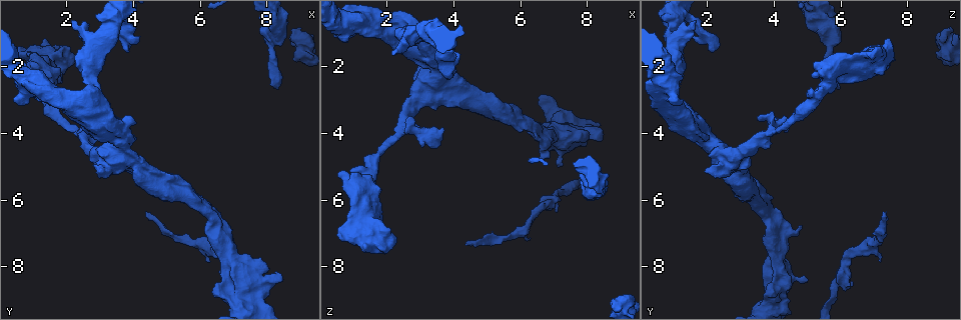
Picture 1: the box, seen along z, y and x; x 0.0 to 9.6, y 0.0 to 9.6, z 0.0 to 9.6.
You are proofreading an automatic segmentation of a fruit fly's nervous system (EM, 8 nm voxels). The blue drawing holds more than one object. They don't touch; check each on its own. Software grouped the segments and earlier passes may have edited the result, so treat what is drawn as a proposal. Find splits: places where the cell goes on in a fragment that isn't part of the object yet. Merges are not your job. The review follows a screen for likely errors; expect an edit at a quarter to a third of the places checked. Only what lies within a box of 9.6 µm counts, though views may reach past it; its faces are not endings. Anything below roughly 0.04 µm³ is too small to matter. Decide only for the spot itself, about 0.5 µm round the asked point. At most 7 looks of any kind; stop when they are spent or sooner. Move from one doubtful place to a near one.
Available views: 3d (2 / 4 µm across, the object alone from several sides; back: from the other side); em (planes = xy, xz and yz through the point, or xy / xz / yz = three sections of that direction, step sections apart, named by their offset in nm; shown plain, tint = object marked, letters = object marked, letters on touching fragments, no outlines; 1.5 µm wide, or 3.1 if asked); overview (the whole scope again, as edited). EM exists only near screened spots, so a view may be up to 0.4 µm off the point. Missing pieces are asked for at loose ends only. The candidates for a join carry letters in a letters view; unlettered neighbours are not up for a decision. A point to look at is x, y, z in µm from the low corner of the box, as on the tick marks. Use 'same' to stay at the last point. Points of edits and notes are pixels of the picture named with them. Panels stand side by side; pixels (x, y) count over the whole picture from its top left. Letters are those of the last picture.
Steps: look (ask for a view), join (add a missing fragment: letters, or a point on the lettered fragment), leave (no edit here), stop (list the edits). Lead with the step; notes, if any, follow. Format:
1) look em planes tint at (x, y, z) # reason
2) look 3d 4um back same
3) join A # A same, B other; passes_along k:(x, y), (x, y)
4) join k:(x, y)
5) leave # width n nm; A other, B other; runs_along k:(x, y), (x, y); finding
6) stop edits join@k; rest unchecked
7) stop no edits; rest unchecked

look 3d 4um at (2.15, 3.65, 1.05) # stops while still wide

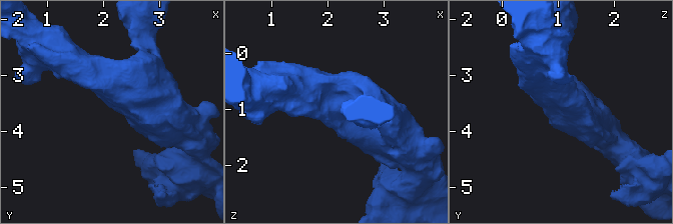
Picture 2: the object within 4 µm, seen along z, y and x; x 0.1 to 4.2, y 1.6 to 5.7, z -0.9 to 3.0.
look em planes tint at (2.20, 3.60, 1.00)

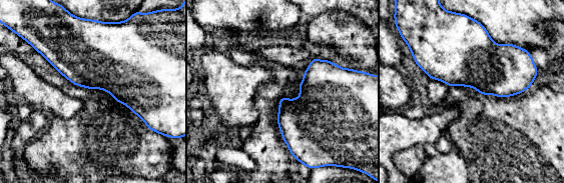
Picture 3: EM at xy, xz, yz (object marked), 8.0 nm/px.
look em planes letters same

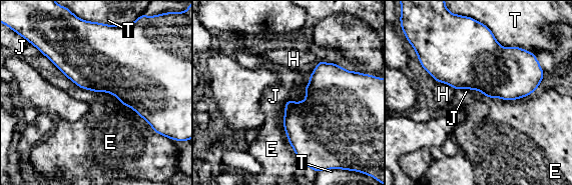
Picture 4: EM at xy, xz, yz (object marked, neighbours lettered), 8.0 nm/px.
leave # longest_contact J 550 nm; E other, H other, J other, T other; border 4:(41, 53), (78, 86), (95, 93); none of them fits

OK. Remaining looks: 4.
look 3d 2um at (4.40, 6.35, 7.25) # thin end

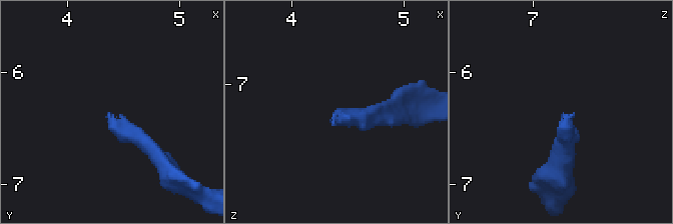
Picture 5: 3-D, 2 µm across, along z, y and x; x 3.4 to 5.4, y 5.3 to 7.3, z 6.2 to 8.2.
look em xy step 8 tint at (4.38, 6.36, 7.28) # now the EM

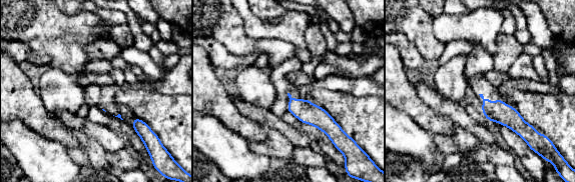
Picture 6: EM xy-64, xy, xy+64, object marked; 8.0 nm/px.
look em planes letters same # another direction

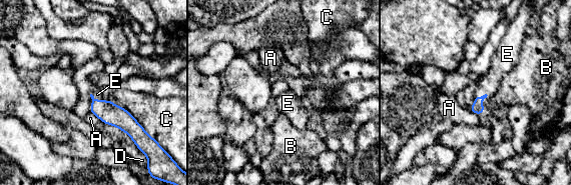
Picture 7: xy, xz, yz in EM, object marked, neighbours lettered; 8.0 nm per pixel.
join E # width 90 nm; A other, B other, C other, D other, E same; passes_along 7:(477, 108), (487, 95), (490, 83); the cell continues

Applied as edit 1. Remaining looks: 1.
stop edits join@7; rest unchecked

